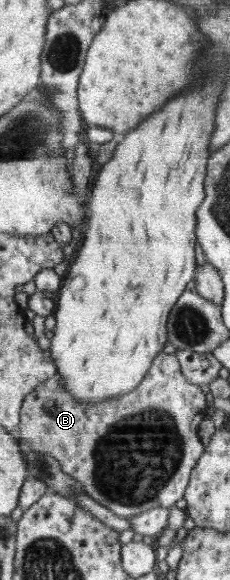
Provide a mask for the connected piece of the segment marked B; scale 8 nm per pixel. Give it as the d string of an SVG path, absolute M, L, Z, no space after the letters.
M162 353L158 355L149 372L150 373L146 375L146 379L144 379L132 393L95 404L83 404L79 402L77 397L66 389L66 383L65 380L62 379L62 375L57 374L54 378L48 379L46 383L42 383L40 387L34 389L32 393L26 395L23 408L21 409L21 422L19 425L21 430L18 432L20 436L28 441L28 443L31 443L35 449L38 448L40 454L46 454L58 460L62 469L79 482L82 490L88 492L98 503L105 505L120 517L131 518L132 516L153 510L156 507L172 508L180 499L185 499L186 487L188 487L188 483L190 483L190 475L192 475L192 471L196 468L196 463L201 462L202 455L205 454L204 443L200 441L200 435L198 435L200 423L207 418L208 415L206 411L209 410L208 399L206 399L206 393L202 391L202 387L190 383L183 375L181 361L178 360L175 353L170 355L168 355L168 353Z

